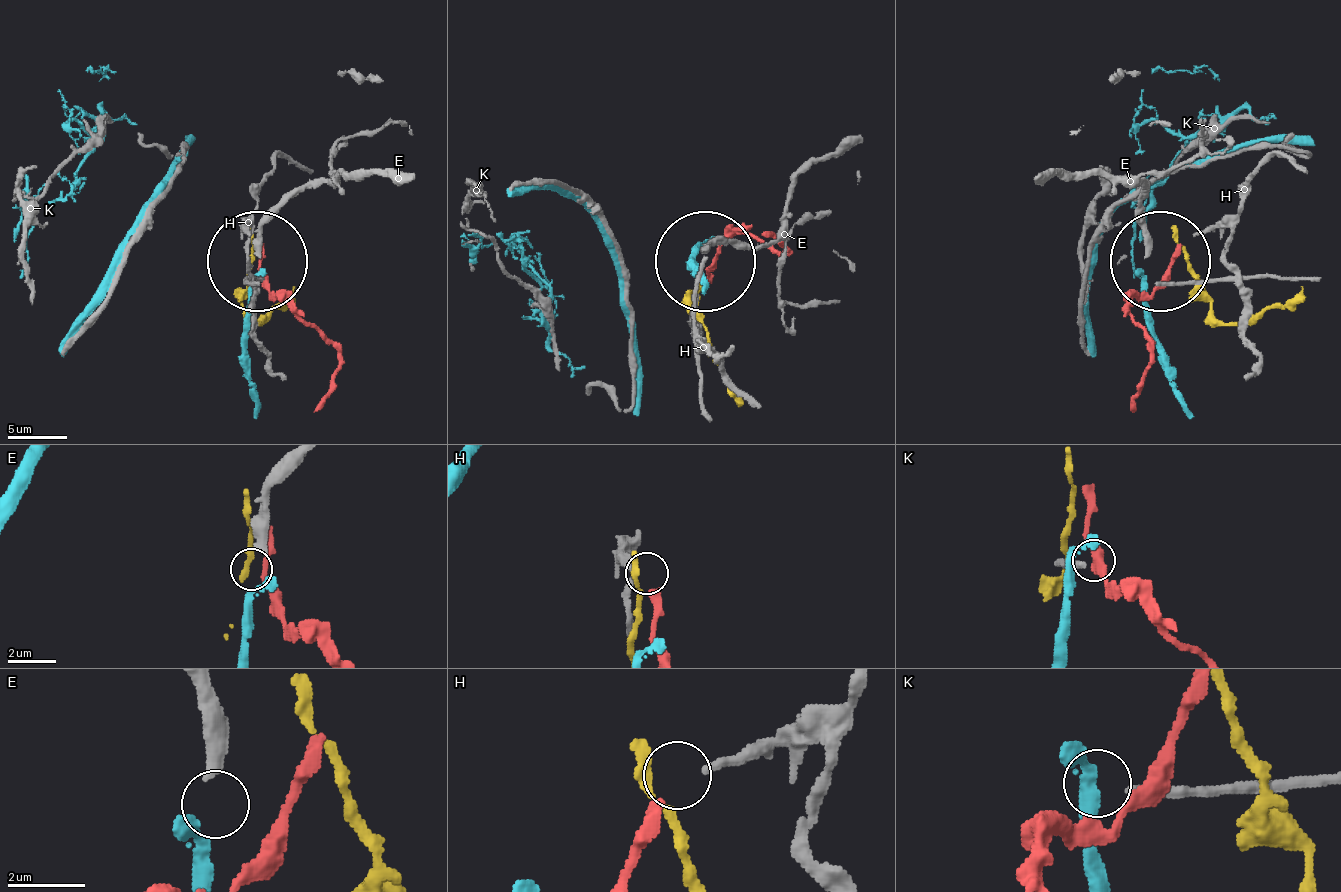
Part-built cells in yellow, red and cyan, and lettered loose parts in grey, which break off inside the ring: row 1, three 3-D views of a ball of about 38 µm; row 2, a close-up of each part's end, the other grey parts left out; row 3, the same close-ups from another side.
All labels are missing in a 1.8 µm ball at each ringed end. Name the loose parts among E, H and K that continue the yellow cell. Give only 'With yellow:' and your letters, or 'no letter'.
With yellow: no letter

